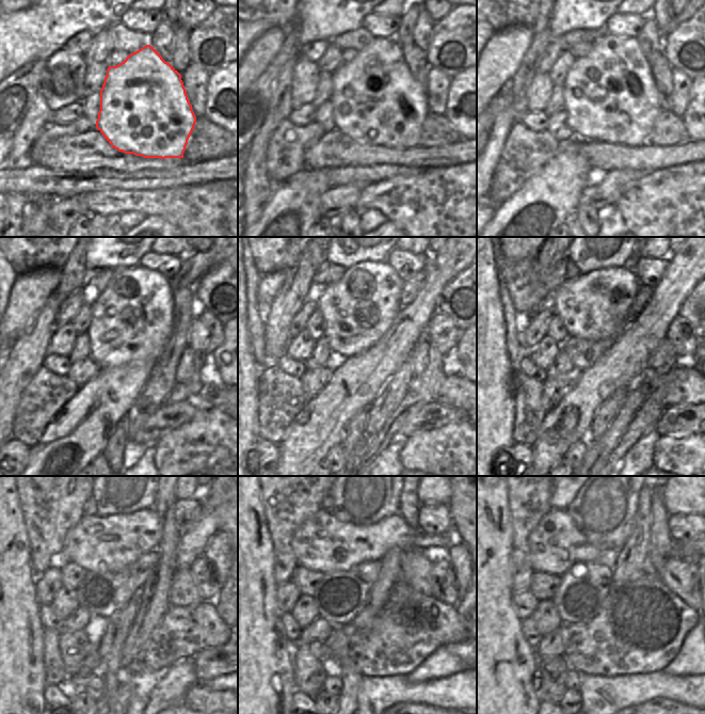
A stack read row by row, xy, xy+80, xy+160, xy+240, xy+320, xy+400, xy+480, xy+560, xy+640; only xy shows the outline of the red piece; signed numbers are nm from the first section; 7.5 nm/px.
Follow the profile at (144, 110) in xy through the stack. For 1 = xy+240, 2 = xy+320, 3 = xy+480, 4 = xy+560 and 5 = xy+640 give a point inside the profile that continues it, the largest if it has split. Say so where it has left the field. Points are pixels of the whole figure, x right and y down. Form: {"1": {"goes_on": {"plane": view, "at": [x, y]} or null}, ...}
{"1": {"goes_on": {"plane": "xy+240", "at": [131, 320]}}, "2": {"goes_on": {"plane": "xy+320", "at": [357, 310]}}, "3": {"goes_on": {"plane": "xy+480", "at": [111, 543]}}, "4": {"goes_on": {"plane": "xy+560", "at": [324, 544]}}, "5": {"goes_on": {"plane": "xy+640", "at": [556, 544]}}}

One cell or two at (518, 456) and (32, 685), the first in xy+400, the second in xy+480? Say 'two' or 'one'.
two

